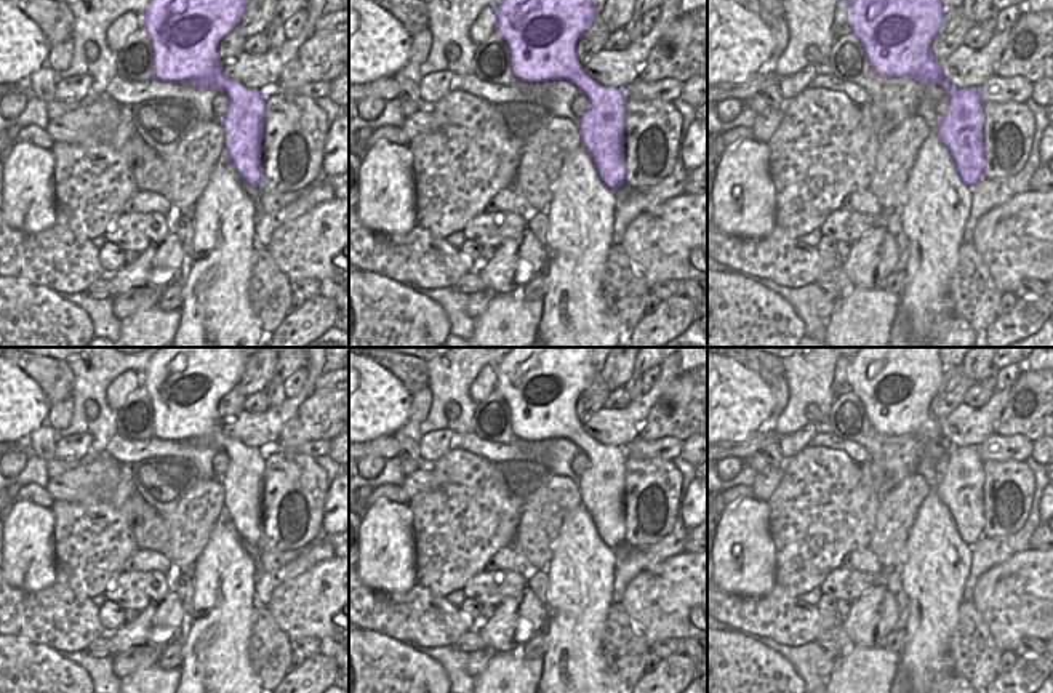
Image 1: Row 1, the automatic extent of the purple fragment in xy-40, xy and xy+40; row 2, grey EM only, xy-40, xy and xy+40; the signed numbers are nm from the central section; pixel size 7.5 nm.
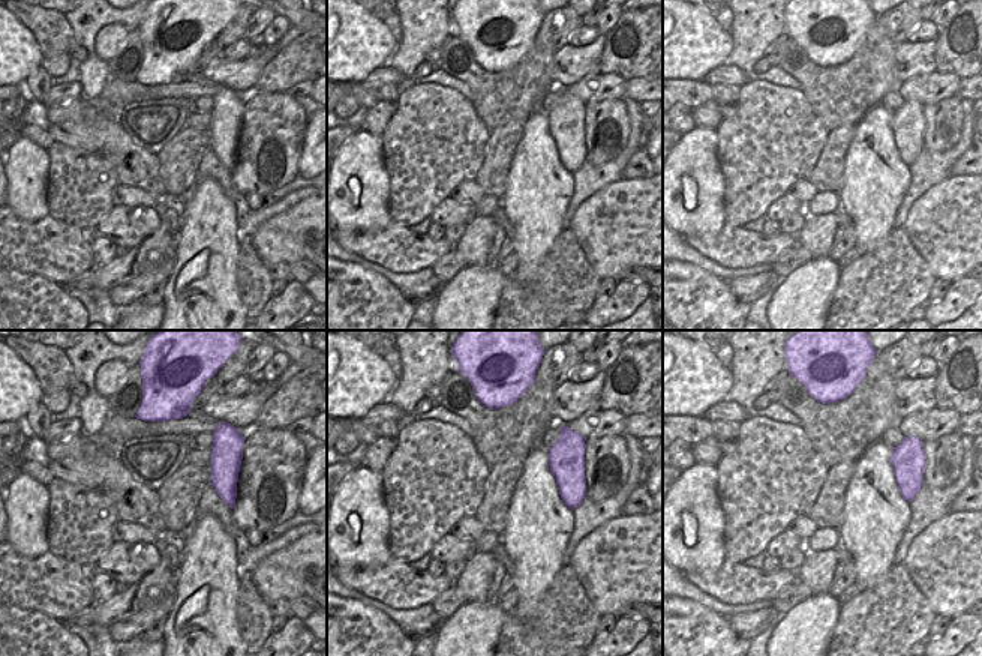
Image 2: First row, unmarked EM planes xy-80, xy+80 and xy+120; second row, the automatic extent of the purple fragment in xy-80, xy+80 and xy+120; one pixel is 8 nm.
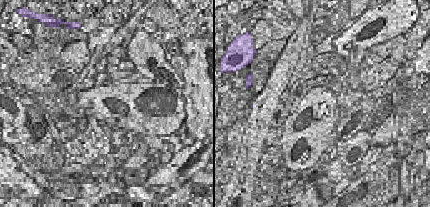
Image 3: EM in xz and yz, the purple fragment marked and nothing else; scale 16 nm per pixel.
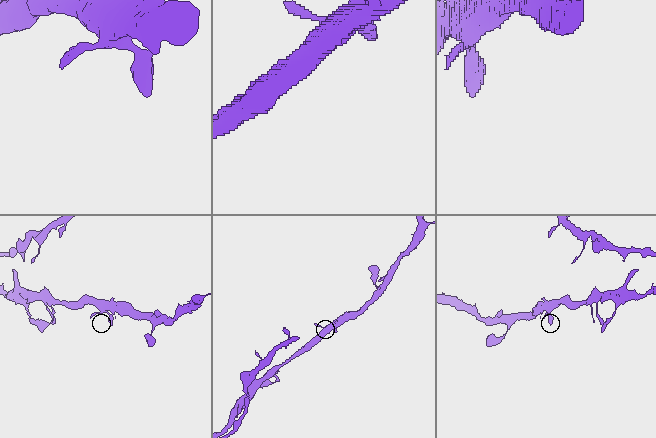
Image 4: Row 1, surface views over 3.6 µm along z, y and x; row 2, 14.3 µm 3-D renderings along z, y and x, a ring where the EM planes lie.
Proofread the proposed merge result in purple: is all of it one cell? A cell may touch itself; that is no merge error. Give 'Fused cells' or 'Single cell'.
Single cell.

